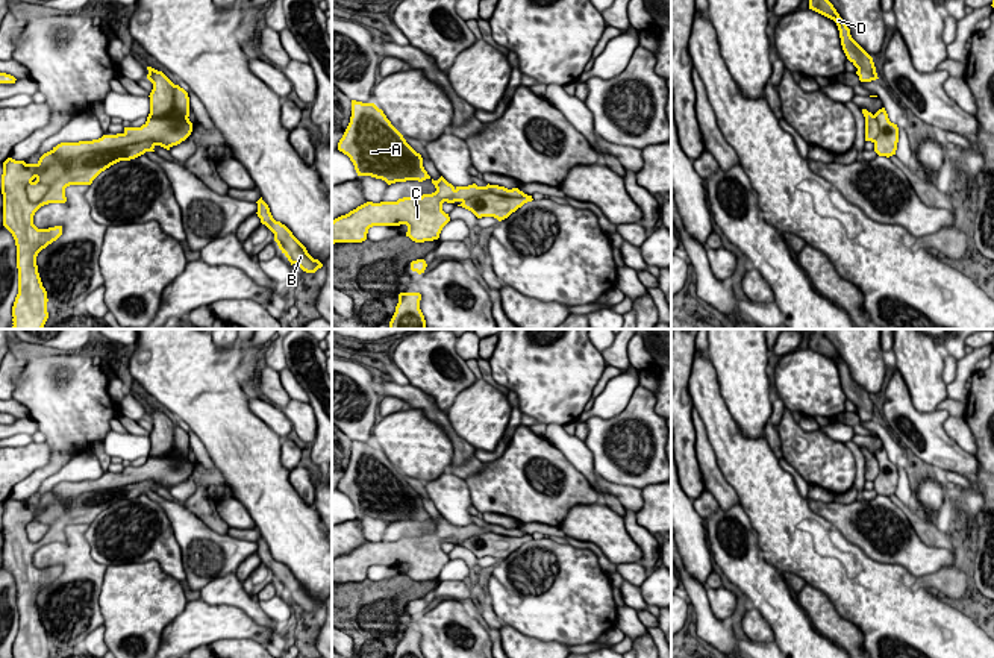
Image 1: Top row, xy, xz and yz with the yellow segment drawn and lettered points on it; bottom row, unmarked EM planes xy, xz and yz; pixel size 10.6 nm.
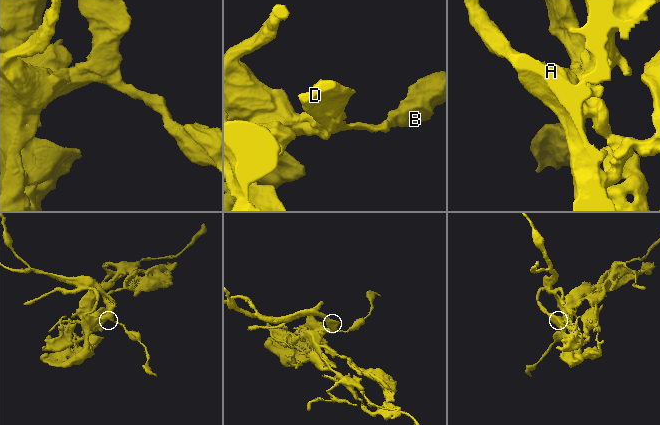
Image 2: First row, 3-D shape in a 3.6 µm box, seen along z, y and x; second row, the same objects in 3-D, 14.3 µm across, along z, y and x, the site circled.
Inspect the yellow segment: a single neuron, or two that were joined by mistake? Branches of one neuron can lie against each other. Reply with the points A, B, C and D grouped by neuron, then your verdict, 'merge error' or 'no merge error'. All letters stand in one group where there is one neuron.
A B C D; no merge error

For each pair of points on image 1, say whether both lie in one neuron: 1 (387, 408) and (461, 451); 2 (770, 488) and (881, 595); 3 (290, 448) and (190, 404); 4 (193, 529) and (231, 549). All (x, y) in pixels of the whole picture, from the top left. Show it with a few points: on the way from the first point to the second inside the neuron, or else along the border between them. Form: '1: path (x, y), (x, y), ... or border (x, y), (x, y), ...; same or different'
1: border (382, 396), (400, 397), (411, 407); different
2: path (782, 523), (782, 532), (818, 569), (846, 578); same
3: border (281, 438), (281, 463), (290, 470); different
4: path (202, 537), (209, 537), (221, 545); same

